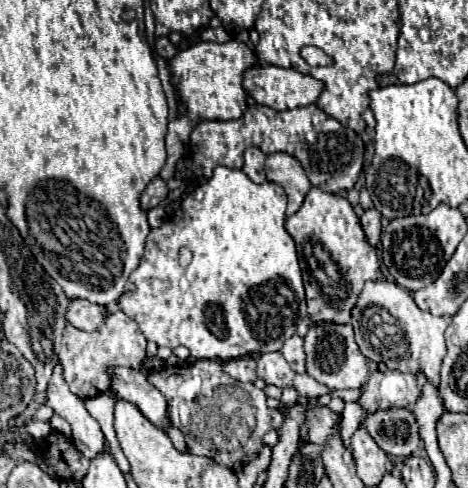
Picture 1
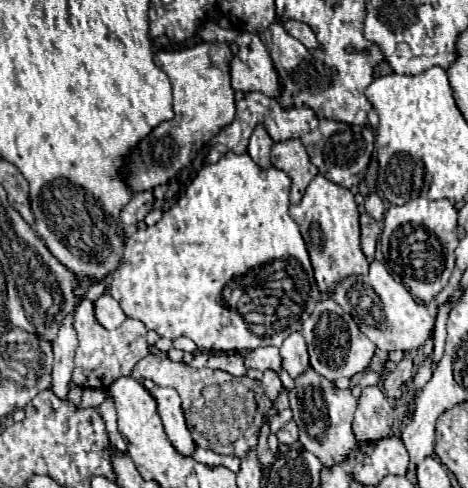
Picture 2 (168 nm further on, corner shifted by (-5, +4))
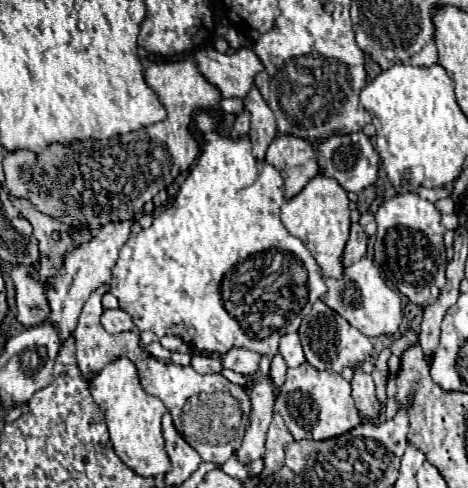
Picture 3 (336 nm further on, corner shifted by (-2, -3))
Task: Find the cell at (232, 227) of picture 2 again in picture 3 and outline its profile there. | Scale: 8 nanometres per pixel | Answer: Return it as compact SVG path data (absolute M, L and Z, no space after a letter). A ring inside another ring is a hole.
M199 111L195 115L193 123L203 139L201 155L183 181L175 203L153 219L149 229L129 237L119 249L111 293L119 299L121 309L133 317L139 331L149 329L157 333L157 337L181 337L199 353L223 355L233 347L247 347L271 359L279 339L299 329L301 319L327 291L327 285L309 249L297 237L289 235L279 219L279 209L285 203L283 177L267 161L253 159L249 137L233 139L221 135L221 119L223 117L213 111Z

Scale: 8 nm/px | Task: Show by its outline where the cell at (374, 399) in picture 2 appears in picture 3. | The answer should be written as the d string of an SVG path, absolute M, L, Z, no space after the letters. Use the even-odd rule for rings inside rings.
M357 363L353 367L355 375L353 375L353 381L351 381L351 387L353 387L353 399L355 399L355 405L357 409L361 411L361 415L365 417L365 421L373 419L379 415L379 401L375 397L375 385L373 385L373 377L371 373L365 373L361 371L361 363Z

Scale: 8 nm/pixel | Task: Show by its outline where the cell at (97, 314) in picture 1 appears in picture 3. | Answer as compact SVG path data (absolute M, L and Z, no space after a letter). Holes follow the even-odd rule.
M105 309L101 317L103 327L109 333L123 333L123 331L137 331L131 315L127 315L123 309Z

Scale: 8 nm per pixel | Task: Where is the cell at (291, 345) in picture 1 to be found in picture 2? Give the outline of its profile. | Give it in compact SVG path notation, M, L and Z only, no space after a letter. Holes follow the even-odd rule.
M294 332L284 340L280 354L282 354L282 360L284 360L284 370L292 378L302 376L302 372L306 372L306 368L310 368L306 342L304 342L304 336L300 332Z

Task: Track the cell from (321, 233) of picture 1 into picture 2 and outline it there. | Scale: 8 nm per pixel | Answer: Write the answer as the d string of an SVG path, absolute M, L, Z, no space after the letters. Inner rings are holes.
M318 174L310 182L302 202L298 206L290 206L290 218L300 226L300 234L306 242L312 260L314 278L322 294L332 294L332 286L338 284L338 280L344 280L346 276L368 272L370 262L366 260L360 248L358 216L360 214L354 194L348 188L326 180L322 174Z

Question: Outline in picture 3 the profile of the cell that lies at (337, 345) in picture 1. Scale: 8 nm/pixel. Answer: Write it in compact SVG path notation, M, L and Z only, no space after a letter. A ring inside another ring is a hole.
M317 301L307 319L303 319L299 327L299 337L307 363L315 369L327 369L333 373L341 373L343 367L355 367L359 361L365 361L373 353L371 341L359 329L351 327L339 313L331 311L323 301Z

